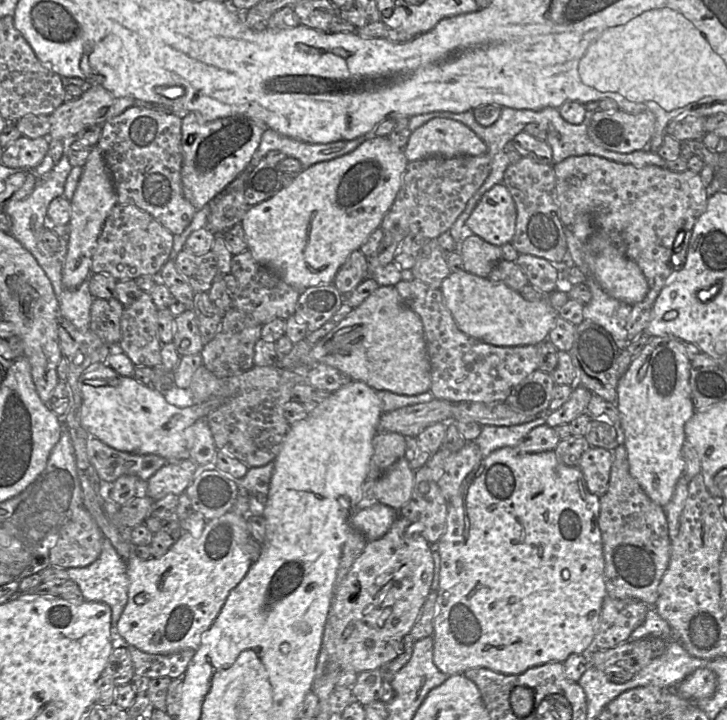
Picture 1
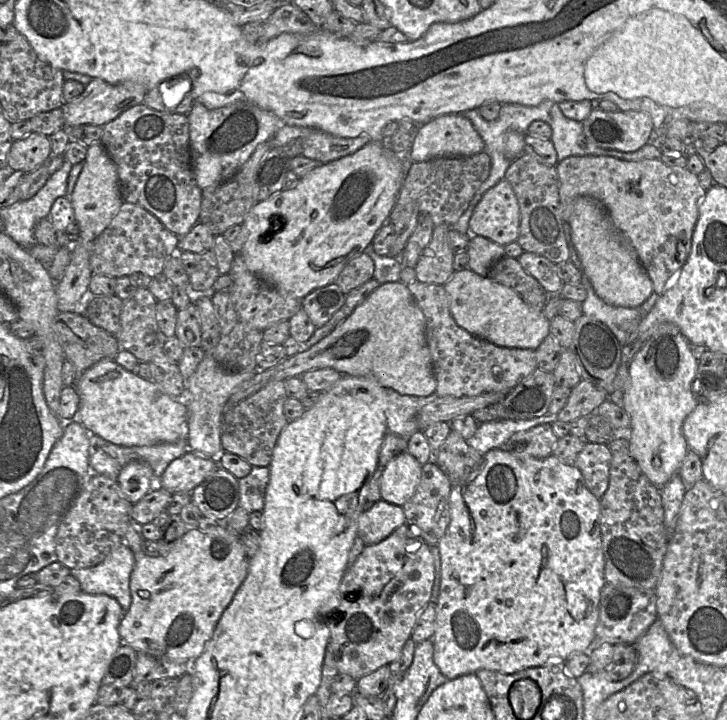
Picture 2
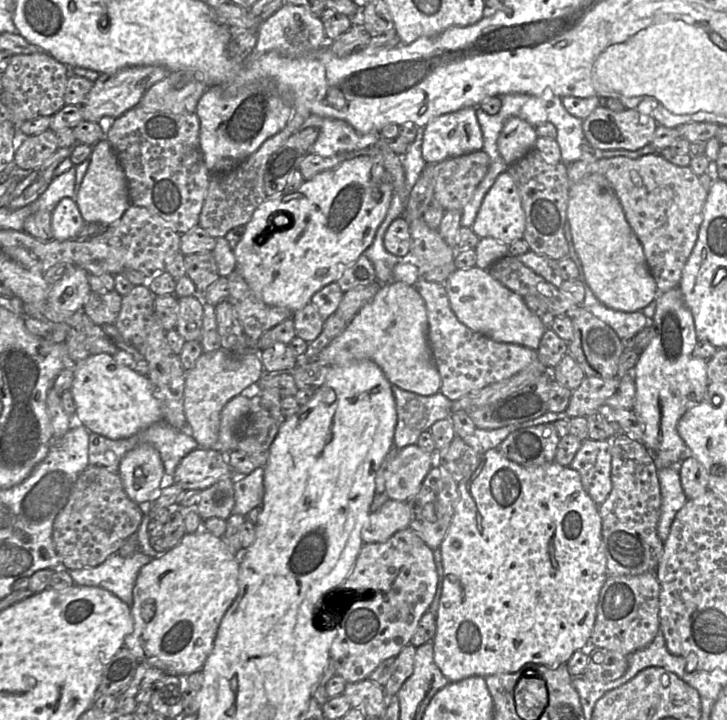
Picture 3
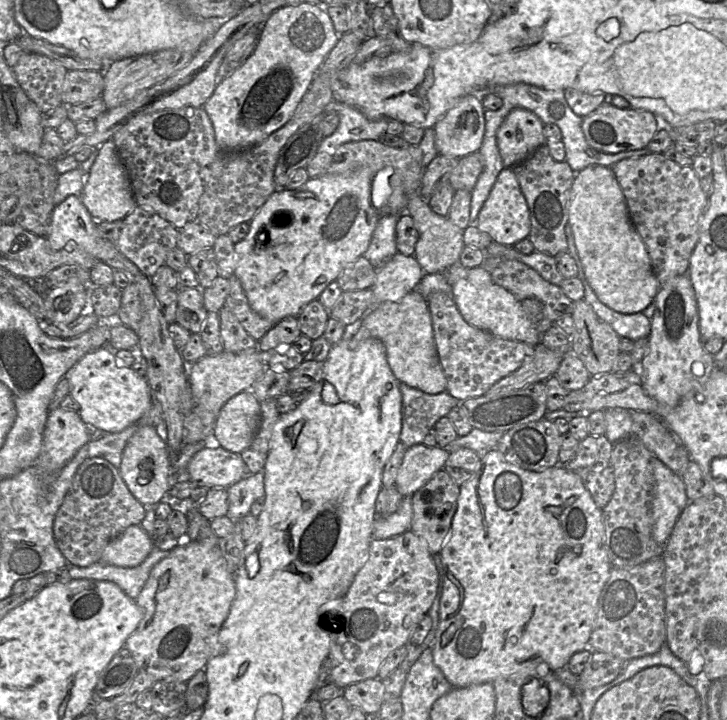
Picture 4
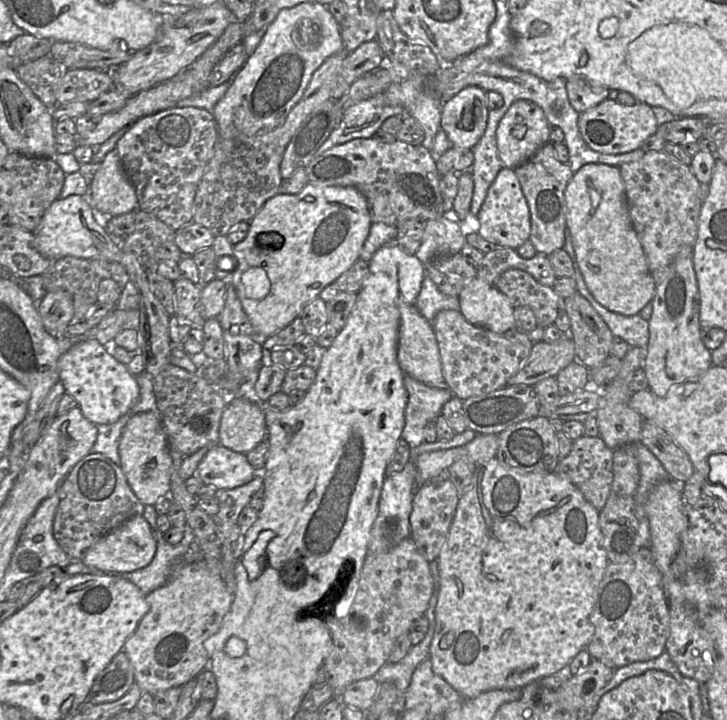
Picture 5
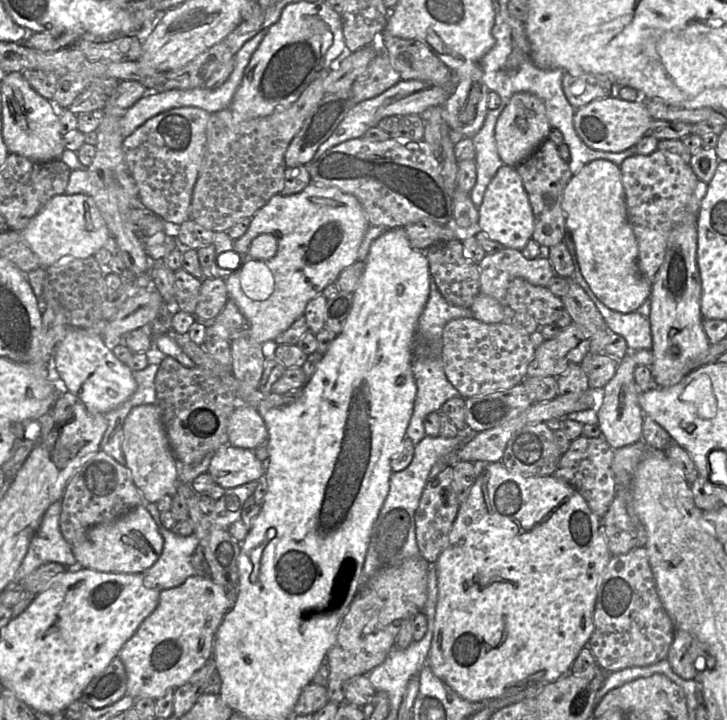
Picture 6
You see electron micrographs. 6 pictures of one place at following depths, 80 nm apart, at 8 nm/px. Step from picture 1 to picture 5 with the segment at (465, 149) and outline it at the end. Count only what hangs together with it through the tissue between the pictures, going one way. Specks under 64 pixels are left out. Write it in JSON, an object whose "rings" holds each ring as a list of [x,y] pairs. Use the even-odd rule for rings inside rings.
{"rings":[[[467,86],[443,102],[440,129],[445,131],[453,147],[472,150],[485,132],[489,111],[487,92],[478,86]]]}

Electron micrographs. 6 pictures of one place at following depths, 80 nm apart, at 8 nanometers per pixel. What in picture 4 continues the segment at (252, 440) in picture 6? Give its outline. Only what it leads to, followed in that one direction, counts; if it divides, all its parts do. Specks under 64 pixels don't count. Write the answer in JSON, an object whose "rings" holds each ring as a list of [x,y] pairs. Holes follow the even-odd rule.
{"rings":[[[252,390],[243,391],[222,406],[214,437],[223,449],[240,454],[250,448],[260,422],[260,402]]]}

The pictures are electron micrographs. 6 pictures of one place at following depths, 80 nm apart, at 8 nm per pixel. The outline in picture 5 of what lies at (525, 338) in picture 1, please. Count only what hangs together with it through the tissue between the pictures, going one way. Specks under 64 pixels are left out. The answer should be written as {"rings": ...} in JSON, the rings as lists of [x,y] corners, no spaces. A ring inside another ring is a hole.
{"rings":[[[476,276],[458,296],[460,312],[470,324],[495,333],[516,329],[515,308],[495,286]]]}

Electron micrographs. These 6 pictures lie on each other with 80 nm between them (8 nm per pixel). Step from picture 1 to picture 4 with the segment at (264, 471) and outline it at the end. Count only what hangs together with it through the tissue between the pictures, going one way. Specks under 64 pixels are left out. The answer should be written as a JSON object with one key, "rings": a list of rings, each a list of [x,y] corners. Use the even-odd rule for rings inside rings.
{"rings":[[[264,472],[248,474],[239,482],[226,488],[228,495],[227,516],[233,522],[239,522],[250,513],[250,507],[256,500],[265,497]]]}

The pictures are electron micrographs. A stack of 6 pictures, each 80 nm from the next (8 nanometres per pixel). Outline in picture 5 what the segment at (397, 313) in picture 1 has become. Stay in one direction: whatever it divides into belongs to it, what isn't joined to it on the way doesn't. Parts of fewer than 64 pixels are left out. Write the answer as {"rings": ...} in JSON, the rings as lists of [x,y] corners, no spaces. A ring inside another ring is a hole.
{"rings":[[[415,304],[401,307],[397,344],[397,361],[404,375],[435,388],[447,389],[442,372],[438,342],[431,323],[418,311]]]}

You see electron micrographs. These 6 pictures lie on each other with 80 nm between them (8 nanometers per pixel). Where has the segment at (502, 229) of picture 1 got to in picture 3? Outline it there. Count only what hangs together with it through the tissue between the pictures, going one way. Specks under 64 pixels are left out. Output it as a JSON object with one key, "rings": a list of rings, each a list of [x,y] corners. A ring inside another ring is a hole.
{"rings":[[[508,170],[497,177],[485,195],[470,228],[480,239],[493,238],[505,245],[523,238],[525,214]]]}

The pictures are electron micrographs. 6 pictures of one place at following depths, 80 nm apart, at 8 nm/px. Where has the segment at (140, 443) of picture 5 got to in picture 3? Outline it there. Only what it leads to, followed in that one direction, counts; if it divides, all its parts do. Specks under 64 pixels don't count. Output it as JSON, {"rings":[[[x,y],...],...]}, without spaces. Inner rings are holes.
{"rings":[[[149,444],[127,452],[118,470],[125,492],[136,504],[150,503],[158,497],[164,473],[159,452]]]}

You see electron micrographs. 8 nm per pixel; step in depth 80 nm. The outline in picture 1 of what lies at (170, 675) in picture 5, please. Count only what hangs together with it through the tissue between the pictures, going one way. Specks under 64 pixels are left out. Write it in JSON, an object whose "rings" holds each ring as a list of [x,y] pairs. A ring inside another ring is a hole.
{"rings":[[[230,511],[219,518],[206,522],[199,537],[184,532],[178,541],[161,557],[143,560],[136,556],[136,545],[131,543],[131,529],[117,528],[123,539],[130,544],[127,561],[128,600],[118,620],[117,630],[127,644],[149,654],[173,654],[185,649],[196,650],[203,635],[221,612],[229,593],[241,582],[252,565],[248,554],[251,537],[248,518]]]}

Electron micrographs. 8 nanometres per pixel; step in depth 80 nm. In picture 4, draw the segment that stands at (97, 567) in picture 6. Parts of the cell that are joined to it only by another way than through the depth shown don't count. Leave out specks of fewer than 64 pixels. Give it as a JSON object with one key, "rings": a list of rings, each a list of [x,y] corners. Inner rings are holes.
{"rings":[[[131,525],[104,549],[100,563],[132,568],[140,565],[153,549],[153,543],[141,525]]]}

